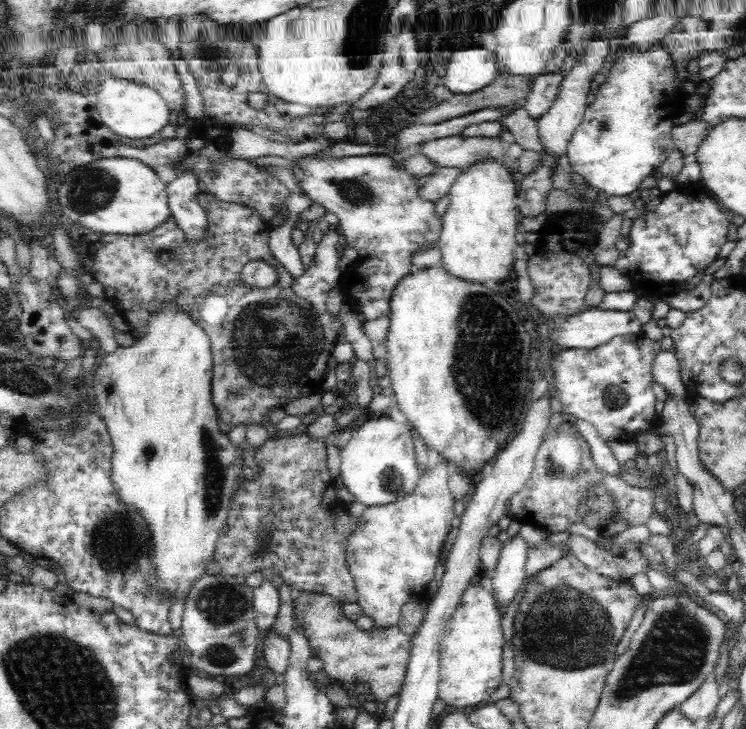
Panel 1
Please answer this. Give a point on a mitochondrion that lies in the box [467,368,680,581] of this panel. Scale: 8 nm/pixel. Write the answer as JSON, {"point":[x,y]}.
{"point":[560,467]}

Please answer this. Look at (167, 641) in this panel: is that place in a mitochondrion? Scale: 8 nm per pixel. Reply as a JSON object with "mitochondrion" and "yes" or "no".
{"mitochondrion":"no"}

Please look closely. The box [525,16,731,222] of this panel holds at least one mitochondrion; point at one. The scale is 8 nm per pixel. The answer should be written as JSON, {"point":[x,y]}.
{"point":[604,119]}

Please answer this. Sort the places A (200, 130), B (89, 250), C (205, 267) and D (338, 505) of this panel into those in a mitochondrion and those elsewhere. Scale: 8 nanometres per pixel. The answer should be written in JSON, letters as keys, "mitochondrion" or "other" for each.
{"A":"other","B":"other","C":"other","D":"other"}

